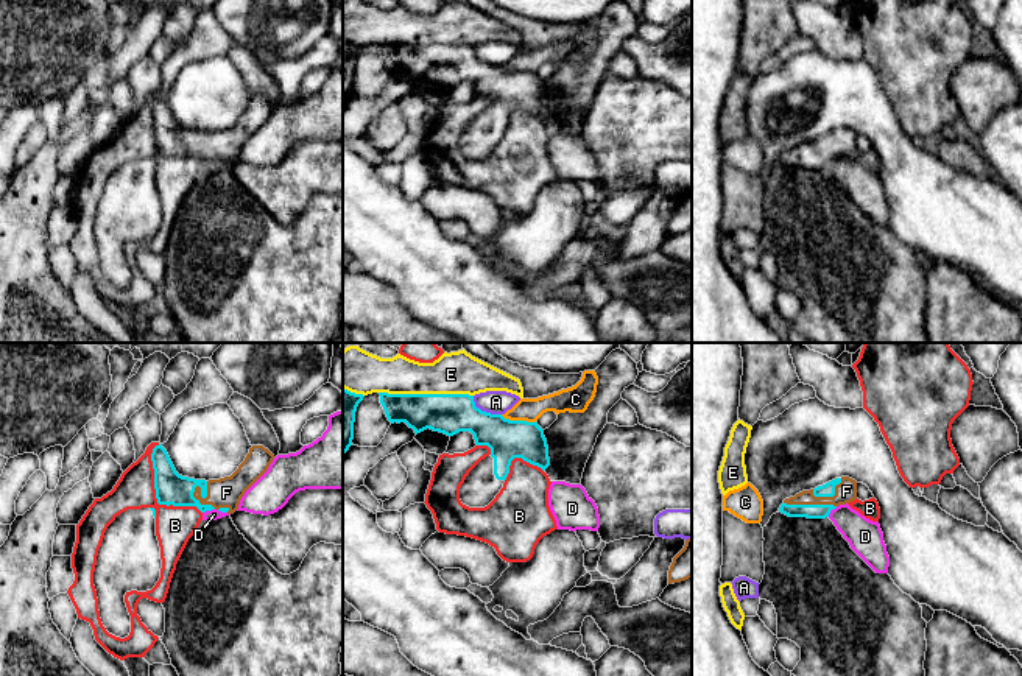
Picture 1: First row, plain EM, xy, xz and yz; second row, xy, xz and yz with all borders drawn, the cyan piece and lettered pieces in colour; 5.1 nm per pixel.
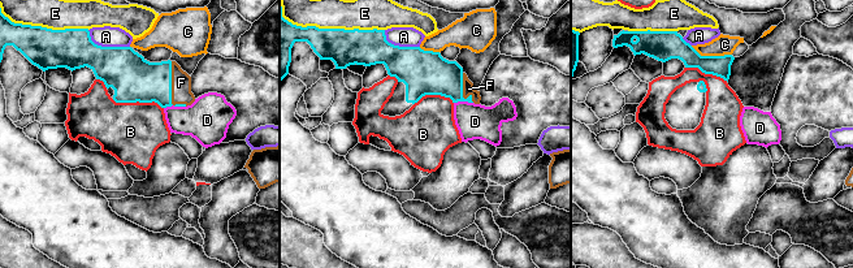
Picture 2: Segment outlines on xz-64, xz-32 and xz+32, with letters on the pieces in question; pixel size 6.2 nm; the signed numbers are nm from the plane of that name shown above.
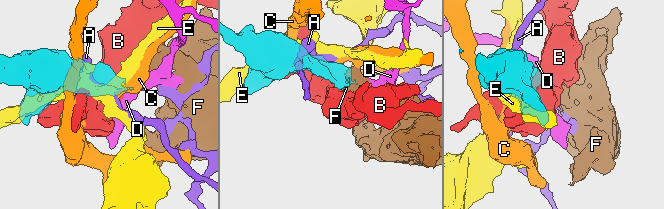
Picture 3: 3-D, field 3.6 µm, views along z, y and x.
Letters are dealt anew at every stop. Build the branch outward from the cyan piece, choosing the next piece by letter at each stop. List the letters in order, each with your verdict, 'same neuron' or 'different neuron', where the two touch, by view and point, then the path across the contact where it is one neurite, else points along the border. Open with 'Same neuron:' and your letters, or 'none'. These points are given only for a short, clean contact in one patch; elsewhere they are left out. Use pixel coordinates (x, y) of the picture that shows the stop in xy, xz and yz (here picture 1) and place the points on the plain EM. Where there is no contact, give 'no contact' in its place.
Same neuron: F
A: different neuron; contact xz (483, 63)
B: different neuron; contact xy (156, 147)
C: different neuron; contact xz (518, 72); border xz (500, 66), (510, 70), (535, 73)
D: different neuron; contact xy (207, 161); border xy (214, 159), (203, 164)
E: different neuron; contact xz (426, 45)
F: same neuron; contact xy (198, 153); way xy (172, 139), (187, 142), (198, 153), (206, 147), (226, 144)

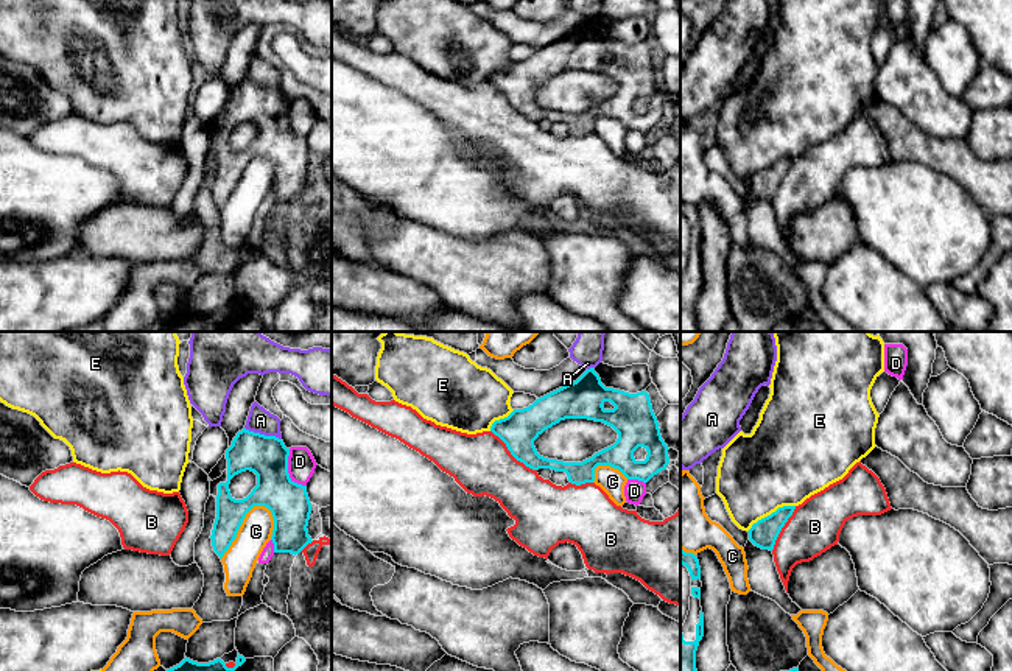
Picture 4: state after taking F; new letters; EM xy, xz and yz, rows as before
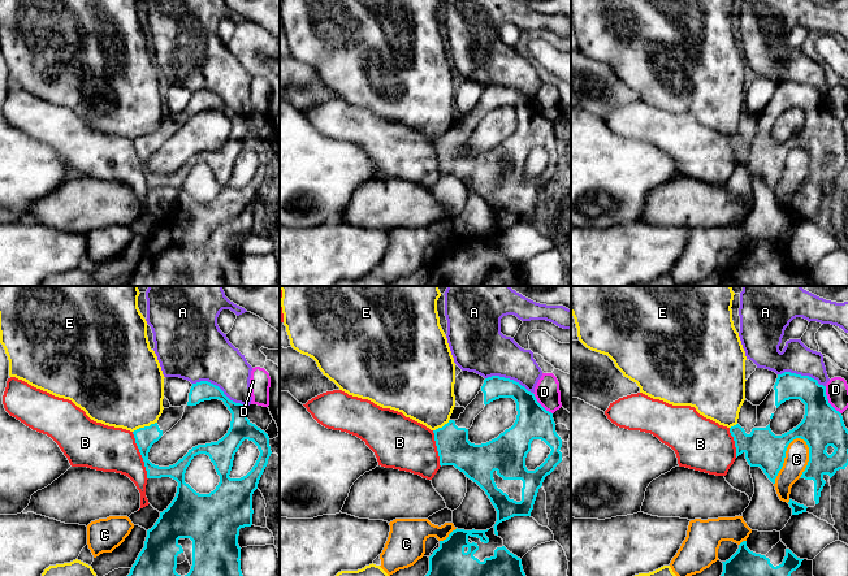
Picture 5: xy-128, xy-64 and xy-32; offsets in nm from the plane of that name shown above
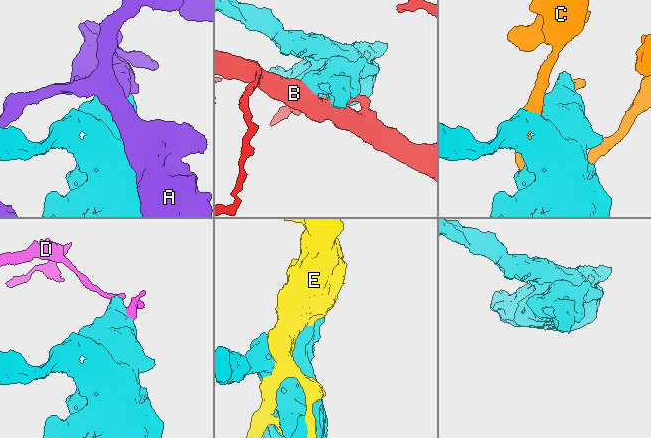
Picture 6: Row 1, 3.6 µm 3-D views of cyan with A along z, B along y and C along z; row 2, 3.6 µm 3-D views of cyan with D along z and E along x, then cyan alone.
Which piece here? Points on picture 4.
Same neuron: none
A: different neuron; contact xy (263, 86)
B: different neuron; contact xz (513, 106)
C: different neuron; contact xy (240, 176)
D: different neuron; contact xy (287, 122)
E: different neuron; contact yz (771, 165)

